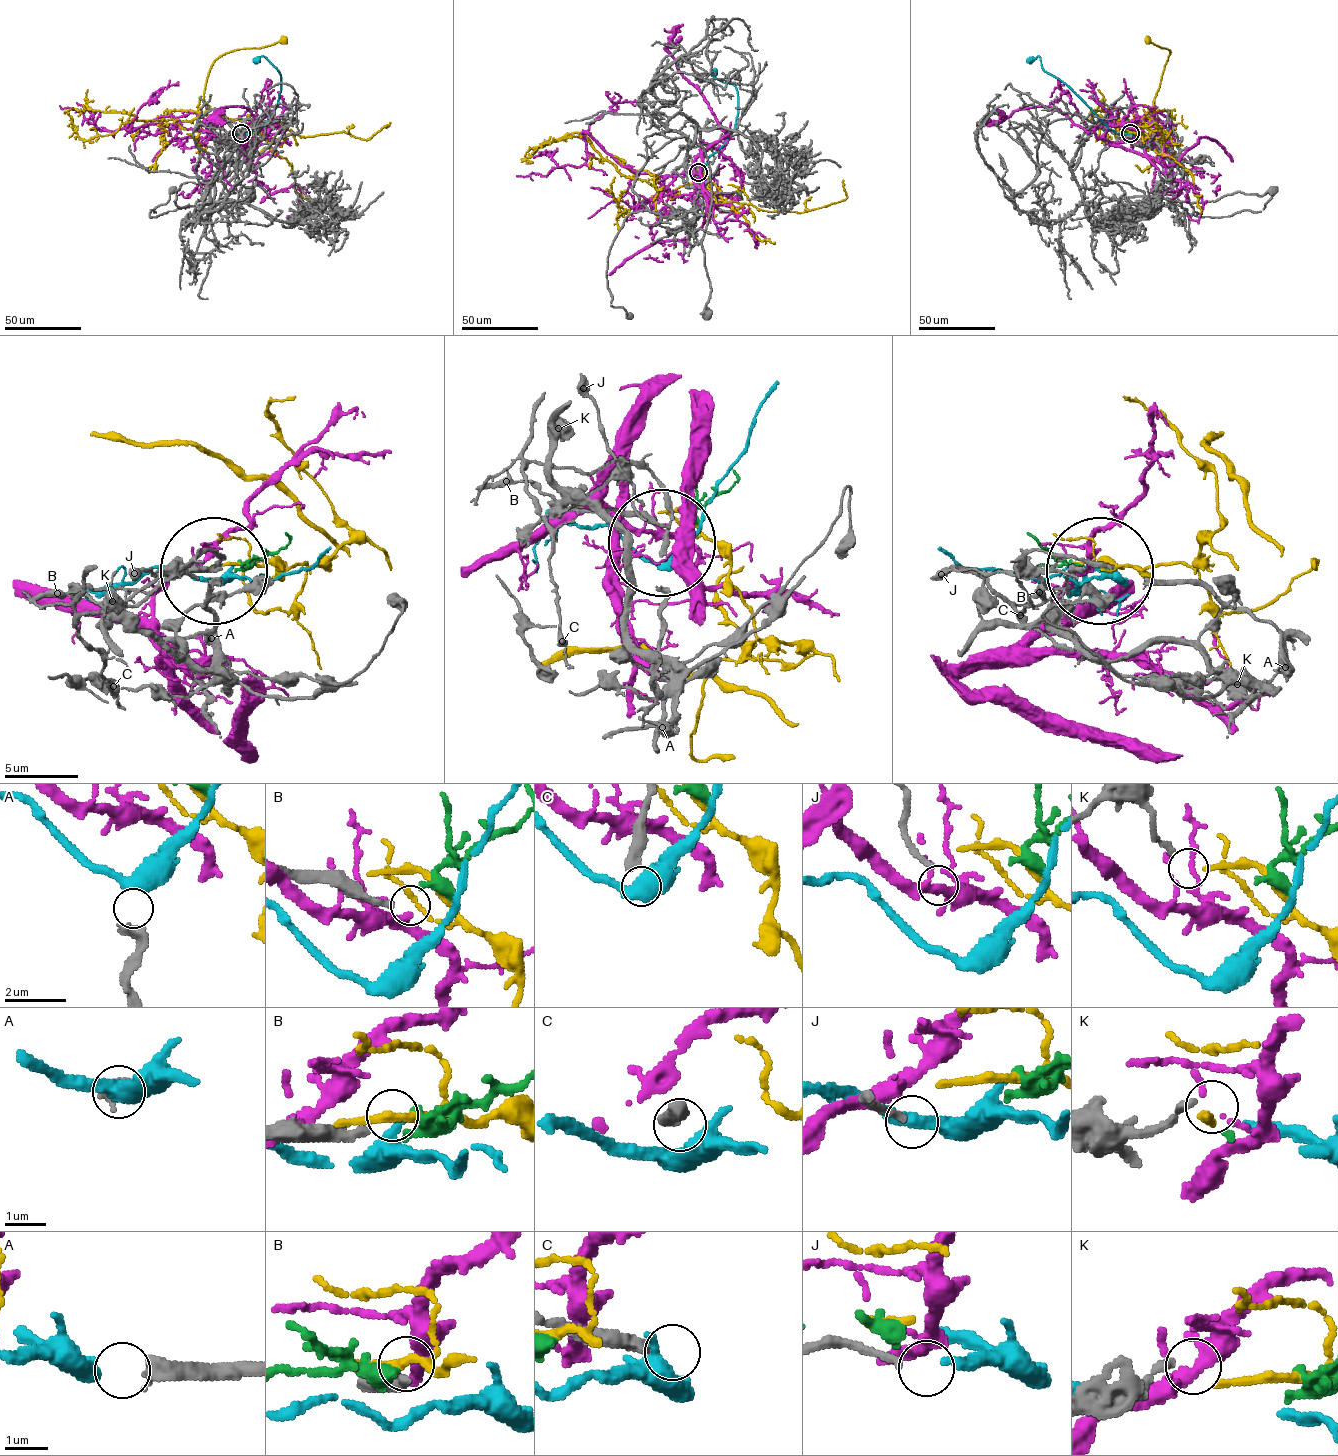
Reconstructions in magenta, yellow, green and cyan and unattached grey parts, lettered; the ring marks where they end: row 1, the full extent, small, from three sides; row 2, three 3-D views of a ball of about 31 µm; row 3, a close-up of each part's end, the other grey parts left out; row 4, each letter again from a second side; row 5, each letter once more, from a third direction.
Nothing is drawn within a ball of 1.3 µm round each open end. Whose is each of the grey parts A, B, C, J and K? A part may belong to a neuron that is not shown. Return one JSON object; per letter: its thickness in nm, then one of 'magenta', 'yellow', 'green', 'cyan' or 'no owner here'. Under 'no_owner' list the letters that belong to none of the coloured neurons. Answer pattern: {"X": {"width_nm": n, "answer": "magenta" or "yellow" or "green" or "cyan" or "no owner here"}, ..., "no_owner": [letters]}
{"A": {"width_nm": 400, "answer": "cyan"}, "B": {"width_nm": 200, "answer": "no owner here"}, "C": {"width_nm": 360, "answer": "no owner here"}, "J": {"width_nm": 150, "answer": "no owner here"}, "K": {"width_nm": 160, "answer": "no owner here"}, "no_owner": ["B", "C", "J", "K"]}

